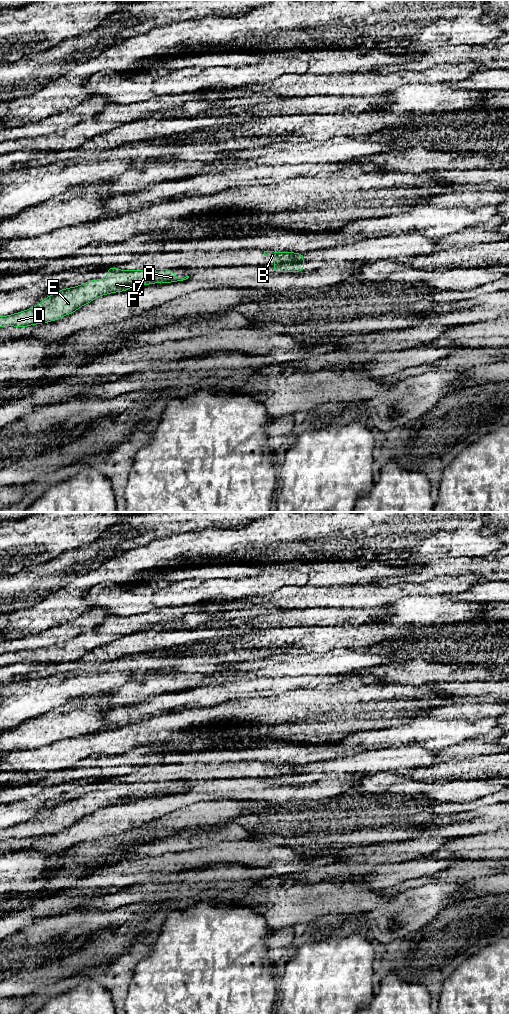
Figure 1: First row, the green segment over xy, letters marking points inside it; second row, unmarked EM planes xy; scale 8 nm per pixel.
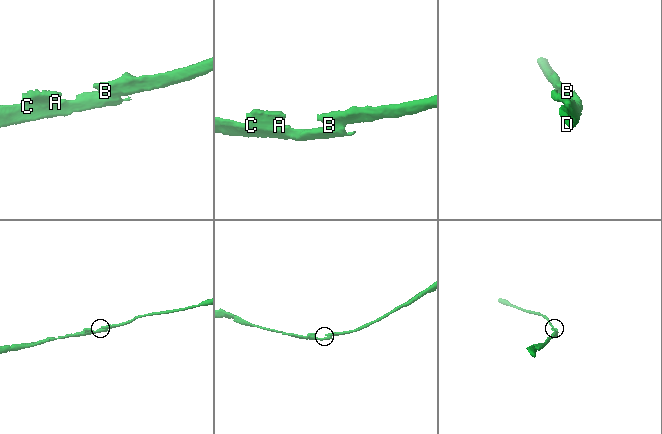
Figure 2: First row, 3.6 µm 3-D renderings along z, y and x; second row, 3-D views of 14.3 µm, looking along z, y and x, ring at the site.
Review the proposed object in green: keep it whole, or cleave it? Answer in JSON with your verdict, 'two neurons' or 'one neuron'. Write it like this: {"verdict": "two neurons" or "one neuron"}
{"verdict": "two neurons"}

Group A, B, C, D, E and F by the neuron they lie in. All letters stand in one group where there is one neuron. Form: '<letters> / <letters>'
A C D E F / B

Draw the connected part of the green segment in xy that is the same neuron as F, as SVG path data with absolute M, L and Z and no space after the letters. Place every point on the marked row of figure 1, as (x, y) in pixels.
M114 266L106 270L108 275L104 279L90 280L79 286L61 289L25 311L0 316L0 327L16 326L19 329L56 321L77 311L99 296L129 291L132 286L158 282L173 283L189 278L189 276L177 277L172 269L119 270Z

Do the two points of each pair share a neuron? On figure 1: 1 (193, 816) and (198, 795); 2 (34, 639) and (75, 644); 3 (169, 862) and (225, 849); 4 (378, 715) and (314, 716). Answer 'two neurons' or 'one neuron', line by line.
1: two neurons
2: two neurons
3: one neuron
4: one neuron

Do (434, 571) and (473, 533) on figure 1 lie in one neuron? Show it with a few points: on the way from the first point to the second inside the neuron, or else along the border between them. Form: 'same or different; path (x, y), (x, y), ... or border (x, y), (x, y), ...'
different; border (473, 556), (446, 556), (427, 564)

